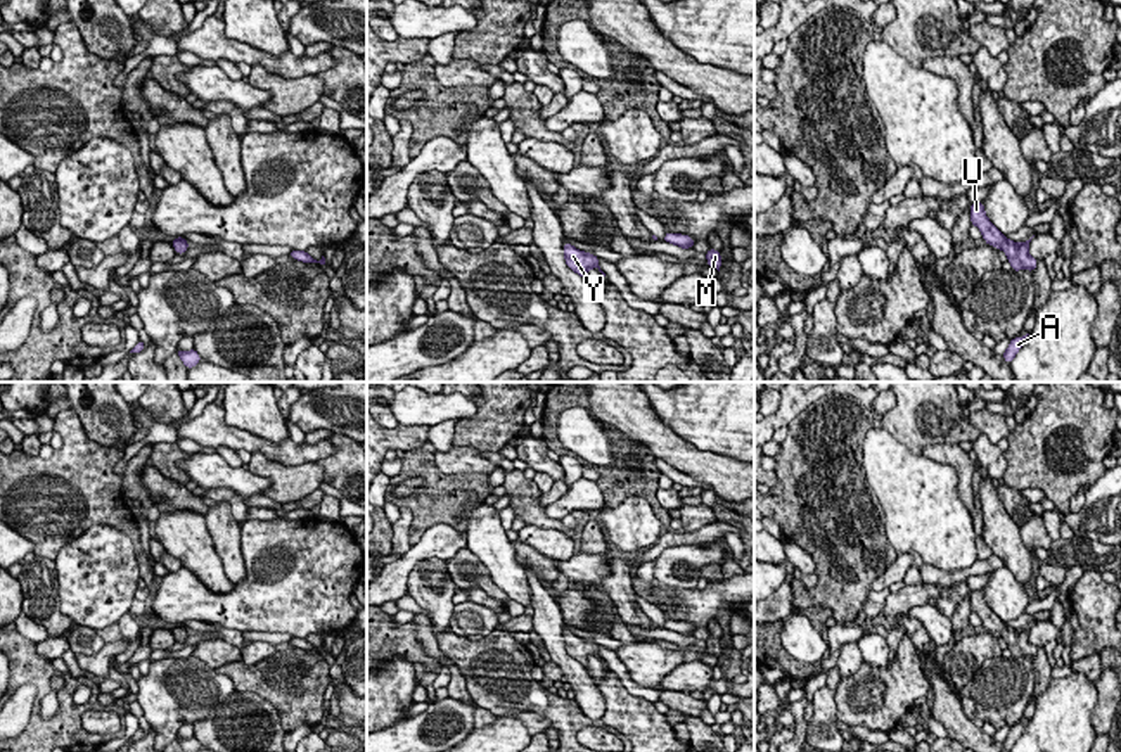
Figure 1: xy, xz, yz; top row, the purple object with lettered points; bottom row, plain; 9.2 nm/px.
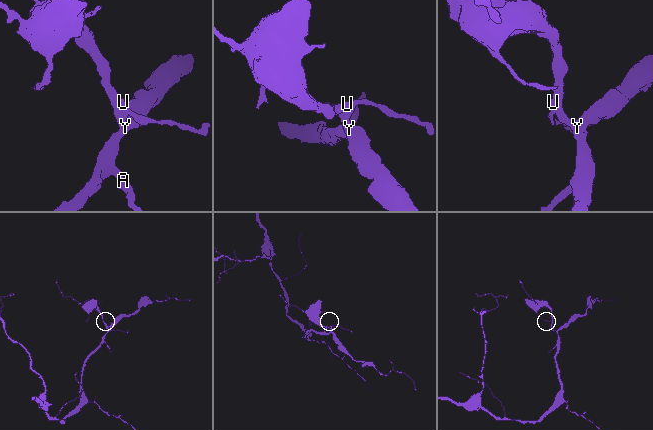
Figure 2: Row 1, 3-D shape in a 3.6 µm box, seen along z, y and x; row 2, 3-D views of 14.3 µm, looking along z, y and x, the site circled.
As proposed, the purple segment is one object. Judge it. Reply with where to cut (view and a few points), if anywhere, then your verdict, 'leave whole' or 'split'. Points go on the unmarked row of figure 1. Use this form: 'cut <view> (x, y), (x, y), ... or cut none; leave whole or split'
cut none; leave whole

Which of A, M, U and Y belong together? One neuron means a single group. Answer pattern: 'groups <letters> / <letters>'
groups A M U Y

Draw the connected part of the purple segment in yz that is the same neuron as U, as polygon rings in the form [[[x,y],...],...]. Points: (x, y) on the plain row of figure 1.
[[[983,589],[970,591],[970,610],[976,612],[988,633],[998,634],[1007,641],[1014,659],[1029,657],[1035,659],[1036,647],[1028,640],[1029,628],[1014,629],[1009,628],[986,603]]]

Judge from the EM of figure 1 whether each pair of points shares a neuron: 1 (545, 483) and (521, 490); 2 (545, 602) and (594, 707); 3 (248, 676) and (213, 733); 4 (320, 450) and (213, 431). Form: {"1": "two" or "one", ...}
{"1": "two", "2": "one", "3": "two", "4": "one"}

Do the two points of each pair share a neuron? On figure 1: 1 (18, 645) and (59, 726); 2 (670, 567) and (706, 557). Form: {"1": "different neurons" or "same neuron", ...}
{"1": "same neuron", "2": "same neuron"}

